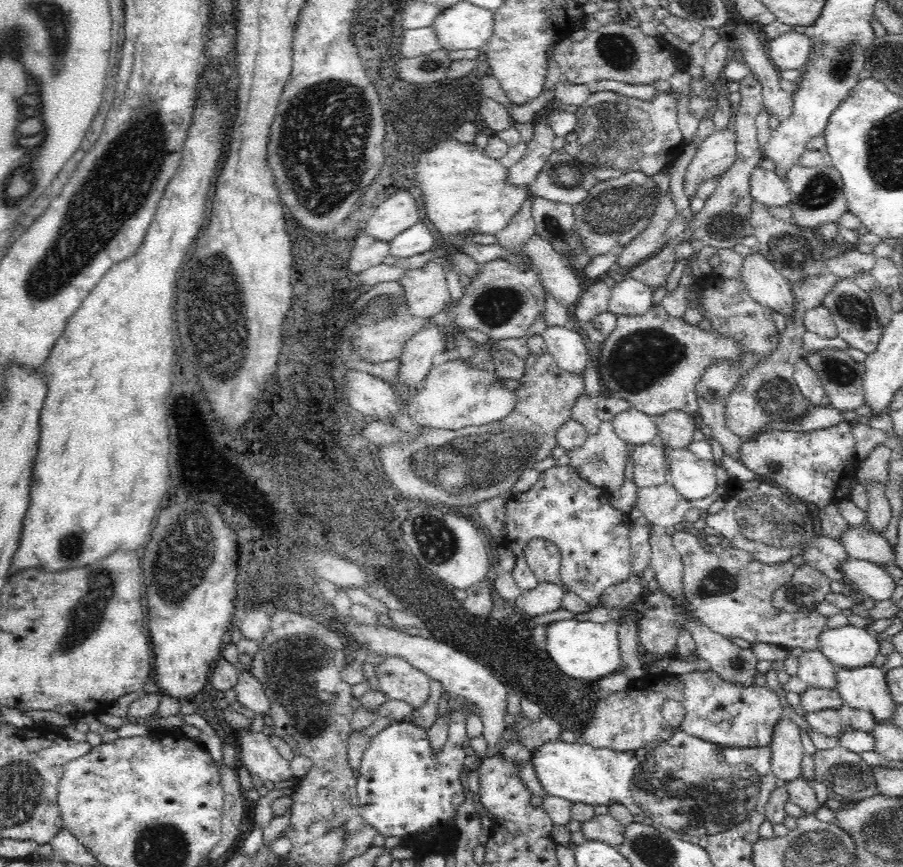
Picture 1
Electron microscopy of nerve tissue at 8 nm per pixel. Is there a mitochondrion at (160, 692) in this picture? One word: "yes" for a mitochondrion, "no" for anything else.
no

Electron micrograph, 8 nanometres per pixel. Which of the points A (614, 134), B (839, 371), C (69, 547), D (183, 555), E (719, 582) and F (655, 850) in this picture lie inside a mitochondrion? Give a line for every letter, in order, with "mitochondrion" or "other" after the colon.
A: mitochondrion
B: mitochondrion
C: mitochondrion
D: mitochondrion
E: mitochondrion
F: mitochondrion

